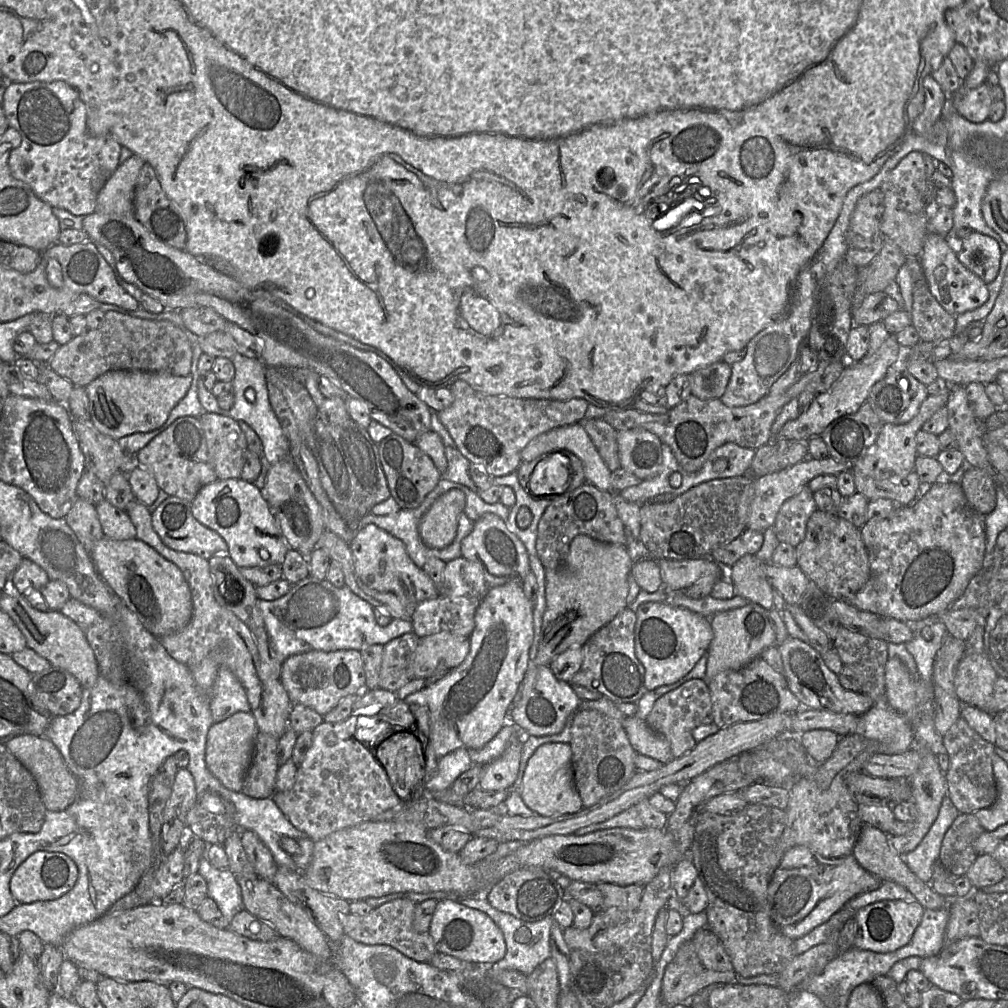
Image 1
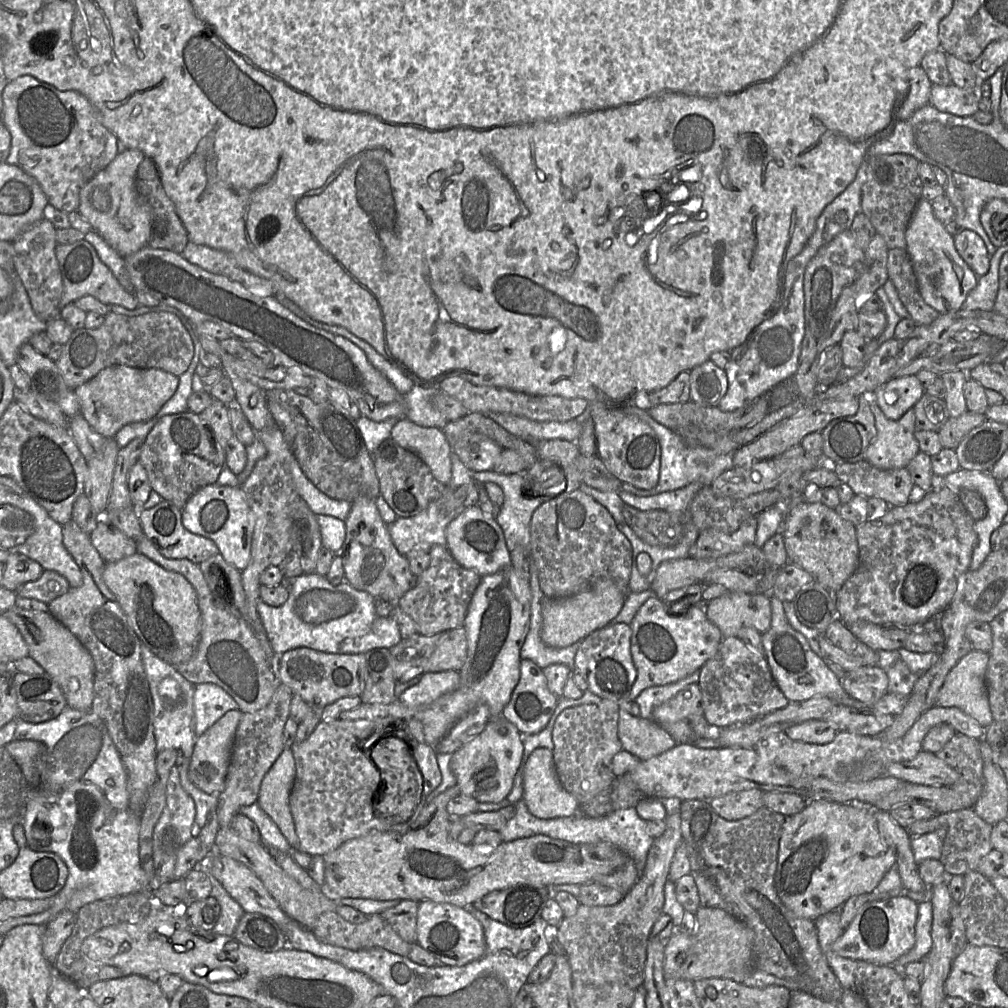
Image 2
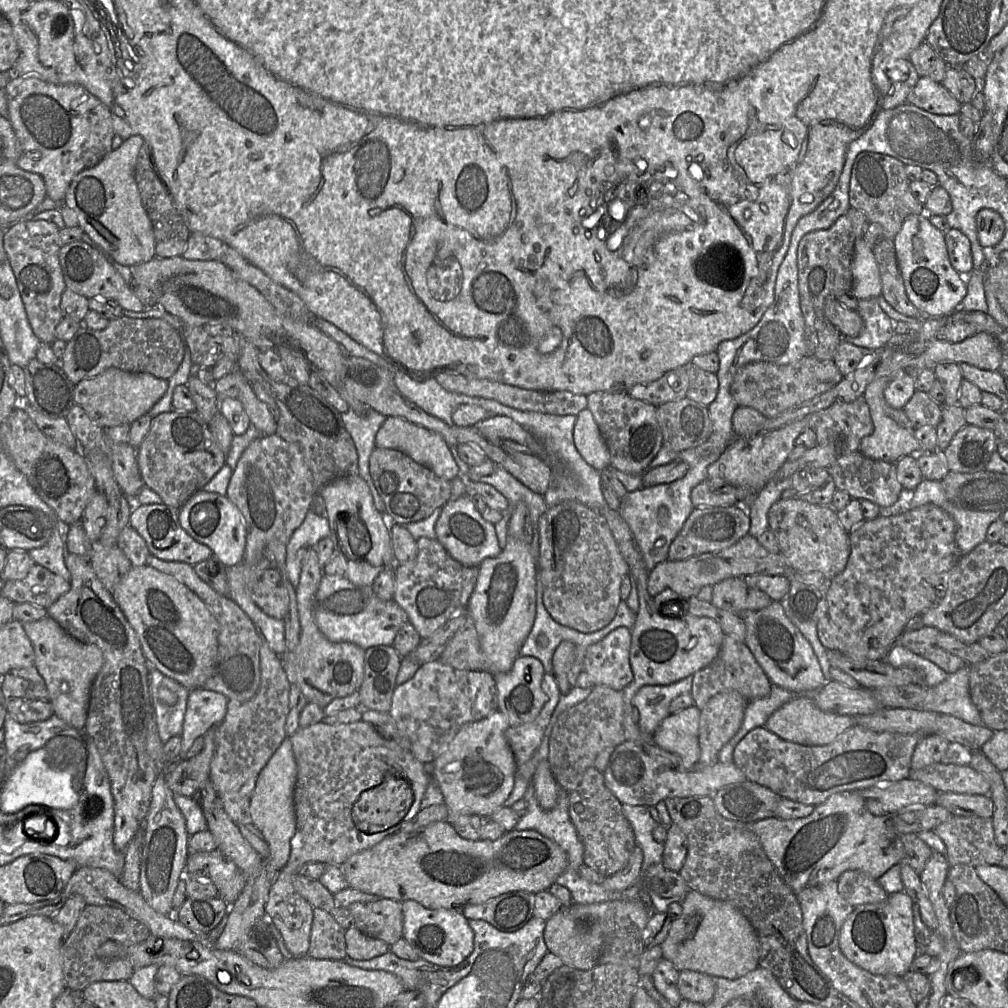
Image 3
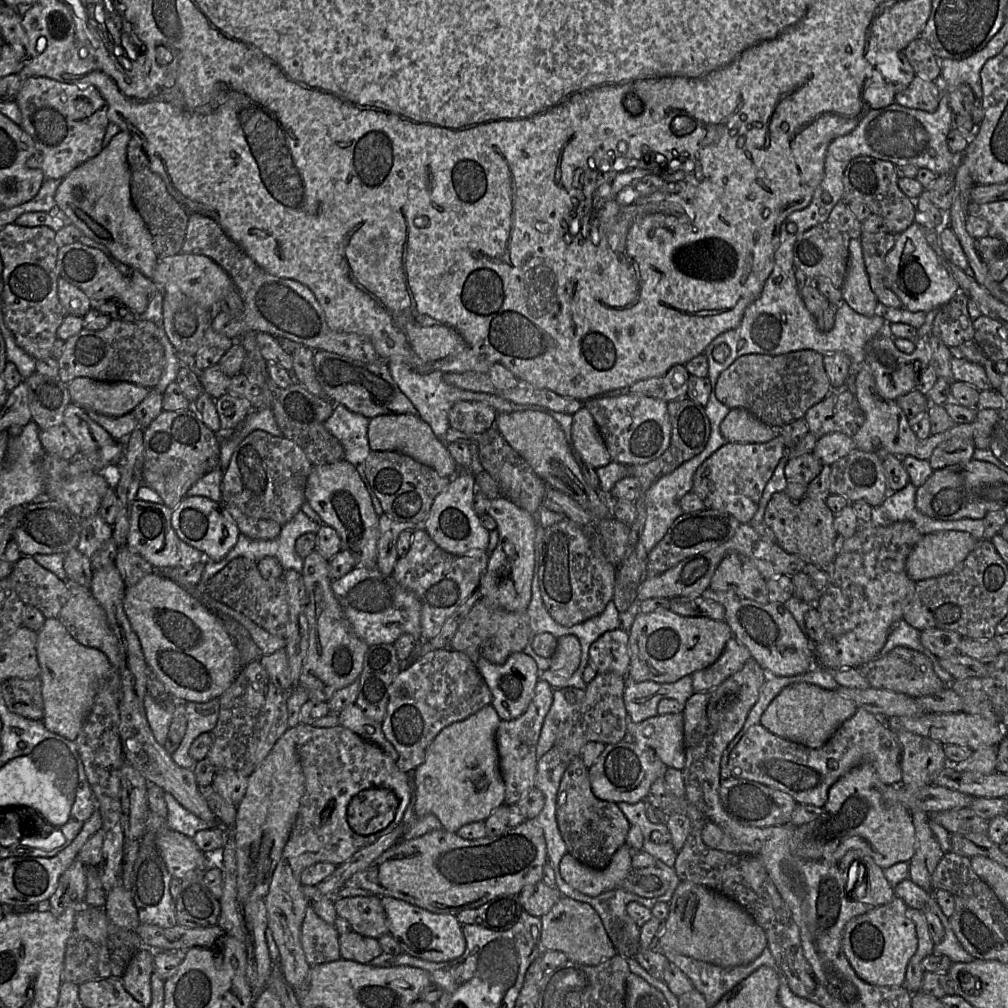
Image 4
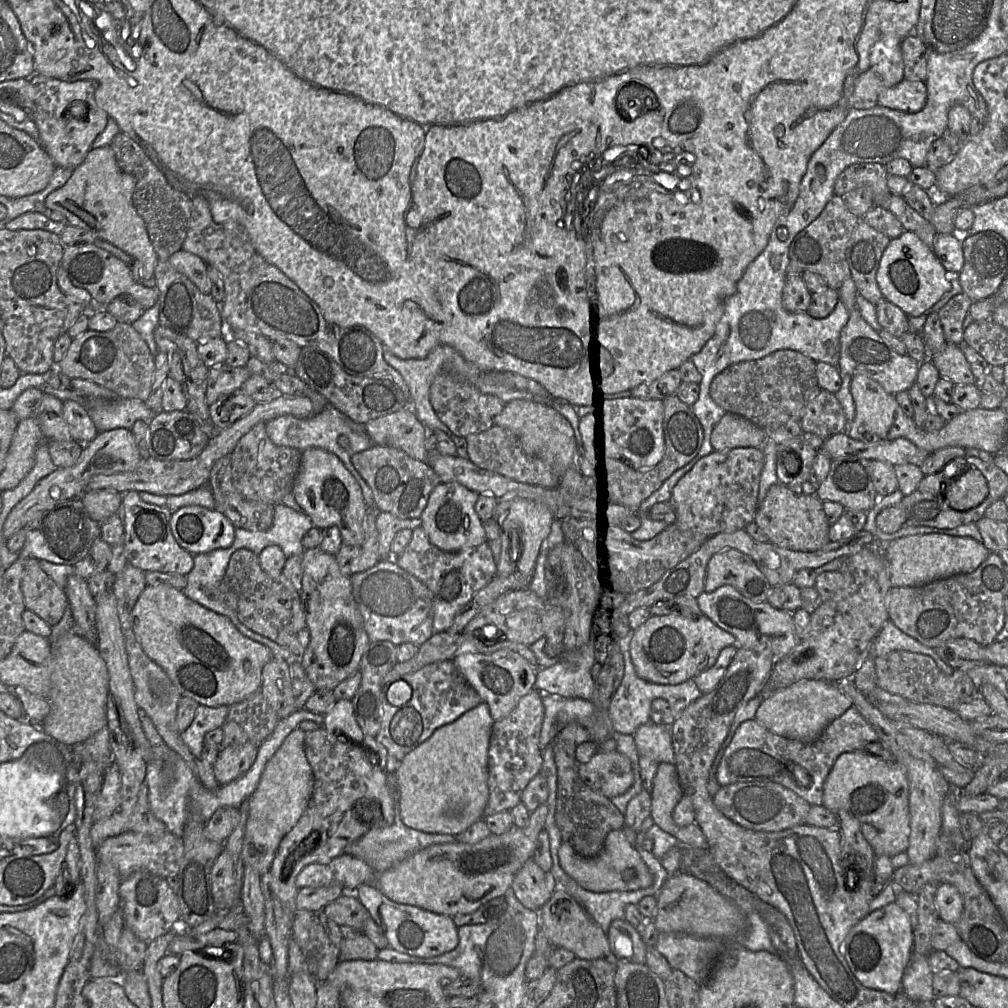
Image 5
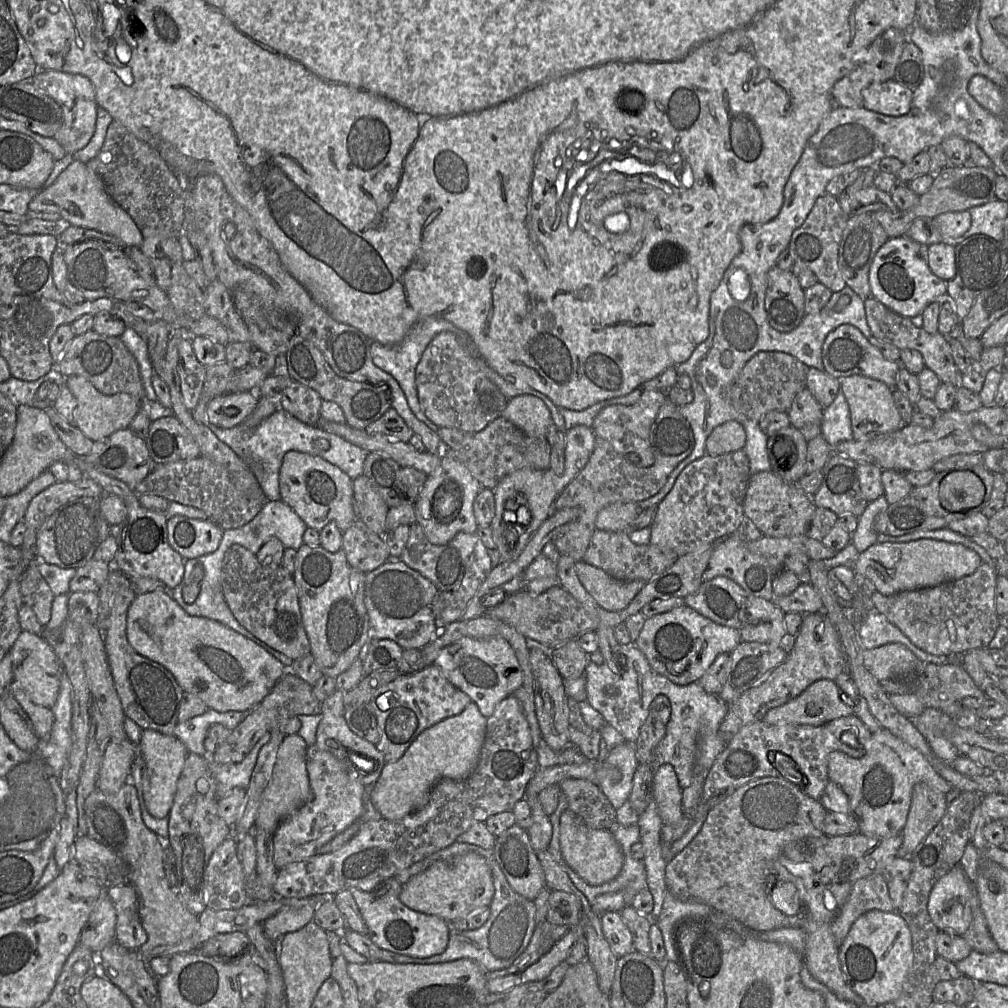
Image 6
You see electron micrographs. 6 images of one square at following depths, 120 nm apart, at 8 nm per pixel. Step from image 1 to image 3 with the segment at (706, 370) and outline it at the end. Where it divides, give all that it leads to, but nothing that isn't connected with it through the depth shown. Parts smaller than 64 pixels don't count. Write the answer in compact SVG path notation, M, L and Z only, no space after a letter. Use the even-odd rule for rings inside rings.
M692 364L685 367L689 379L687 398L707 407L717 396L719 381L716 373L705 371Z

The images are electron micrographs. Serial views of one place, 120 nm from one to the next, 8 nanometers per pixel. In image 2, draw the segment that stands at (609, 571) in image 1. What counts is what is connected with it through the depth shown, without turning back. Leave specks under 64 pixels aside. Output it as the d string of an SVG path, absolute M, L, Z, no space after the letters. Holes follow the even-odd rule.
M610 578L597 579L588 589L565 598L543 596L541 603L542 641L552 647L567 647L582 641L597 629L608 625L623 607L625 595Z

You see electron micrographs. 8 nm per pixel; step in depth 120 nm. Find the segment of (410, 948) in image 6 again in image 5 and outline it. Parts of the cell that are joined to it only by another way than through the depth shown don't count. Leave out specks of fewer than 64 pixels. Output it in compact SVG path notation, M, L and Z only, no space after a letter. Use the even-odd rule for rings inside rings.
M363 884L355 897L369 911L392 949L415 957L429 958L454 950L459 943L458 927L452 917L407 904L399 904L383 895L374 884Z

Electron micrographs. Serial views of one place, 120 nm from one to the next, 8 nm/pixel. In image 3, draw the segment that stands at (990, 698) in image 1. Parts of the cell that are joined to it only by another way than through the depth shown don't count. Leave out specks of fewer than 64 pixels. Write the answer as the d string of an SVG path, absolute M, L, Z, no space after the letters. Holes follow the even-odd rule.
M967 664L966 666L958 669L956 672L947 675L946 679L940 684L928 687L928 692L924 702L922 703L920 709L915 710L941 712L957 717L964 722L973 725L984 725L981 715L970 697L969 672L970 665Z

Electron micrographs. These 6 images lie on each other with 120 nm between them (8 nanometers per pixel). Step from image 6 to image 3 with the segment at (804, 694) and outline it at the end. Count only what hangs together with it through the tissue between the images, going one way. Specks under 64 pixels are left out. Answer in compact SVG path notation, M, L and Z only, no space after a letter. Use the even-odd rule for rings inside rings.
M797 696L777 709L768 718L764 727L789 742L804 746L823 746L831 743L854 723L854 716L822 711L810 697Z

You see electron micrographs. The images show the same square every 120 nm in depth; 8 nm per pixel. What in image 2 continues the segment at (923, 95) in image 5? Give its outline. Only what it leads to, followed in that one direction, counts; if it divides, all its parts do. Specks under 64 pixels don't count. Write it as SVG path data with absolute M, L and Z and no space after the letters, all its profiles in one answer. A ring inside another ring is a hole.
M932 84L929 105L937 110L959 117L972 117L979 111L979 102L982 99L980 85L973 89L962 89L953 84L939 86Z

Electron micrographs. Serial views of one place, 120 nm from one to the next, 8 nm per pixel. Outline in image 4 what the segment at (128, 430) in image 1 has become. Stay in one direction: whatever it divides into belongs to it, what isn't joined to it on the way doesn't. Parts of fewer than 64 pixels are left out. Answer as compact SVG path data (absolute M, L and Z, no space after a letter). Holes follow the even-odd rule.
M77 377L68 383L72 403L86 411L118 417L132 412L150 389L130 382L106 382Z

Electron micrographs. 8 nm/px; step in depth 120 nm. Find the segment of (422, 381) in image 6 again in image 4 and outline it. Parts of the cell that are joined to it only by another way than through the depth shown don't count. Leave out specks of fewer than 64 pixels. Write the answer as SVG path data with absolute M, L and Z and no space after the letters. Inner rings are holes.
M460 401L448 413L450 428L464 433L482 433L494 428L497 412L483 402Z

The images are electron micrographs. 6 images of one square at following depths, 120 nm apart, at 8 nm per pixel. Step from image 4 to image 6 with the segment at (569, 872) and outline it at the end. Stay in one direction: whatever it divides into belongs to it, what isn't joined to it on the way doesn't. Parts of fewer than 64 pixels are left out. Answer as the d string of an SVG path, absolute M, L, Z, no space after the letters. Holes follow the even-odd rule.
M569 809L560 818L560 849L563 859L584 881L598 886L613 880L621 871L625 855L610 830L589 827Z

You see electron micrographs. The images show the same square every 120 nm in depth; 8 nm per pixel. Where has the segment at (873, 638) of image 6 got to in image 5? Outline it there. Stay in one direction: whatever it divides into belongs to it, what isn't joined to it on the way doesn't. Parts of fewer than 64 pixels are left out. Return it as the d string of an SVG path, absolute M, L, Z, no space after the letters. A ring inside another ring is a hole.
M890 619L887 620L872 642L872 654L875 659L892 651L906 650L914 653L925 654L934 659L939 669L947 675L955 670L944 662L935 650L923 645L916 639L900 630Z

